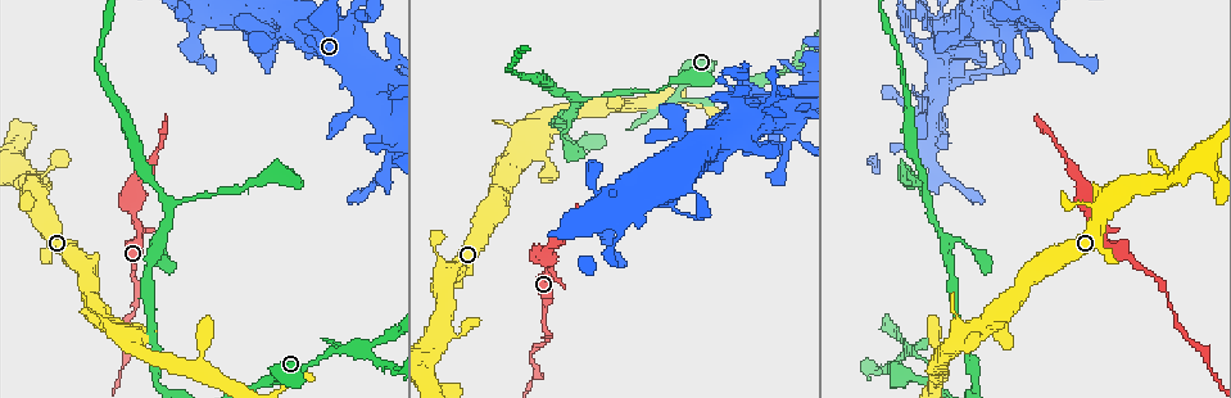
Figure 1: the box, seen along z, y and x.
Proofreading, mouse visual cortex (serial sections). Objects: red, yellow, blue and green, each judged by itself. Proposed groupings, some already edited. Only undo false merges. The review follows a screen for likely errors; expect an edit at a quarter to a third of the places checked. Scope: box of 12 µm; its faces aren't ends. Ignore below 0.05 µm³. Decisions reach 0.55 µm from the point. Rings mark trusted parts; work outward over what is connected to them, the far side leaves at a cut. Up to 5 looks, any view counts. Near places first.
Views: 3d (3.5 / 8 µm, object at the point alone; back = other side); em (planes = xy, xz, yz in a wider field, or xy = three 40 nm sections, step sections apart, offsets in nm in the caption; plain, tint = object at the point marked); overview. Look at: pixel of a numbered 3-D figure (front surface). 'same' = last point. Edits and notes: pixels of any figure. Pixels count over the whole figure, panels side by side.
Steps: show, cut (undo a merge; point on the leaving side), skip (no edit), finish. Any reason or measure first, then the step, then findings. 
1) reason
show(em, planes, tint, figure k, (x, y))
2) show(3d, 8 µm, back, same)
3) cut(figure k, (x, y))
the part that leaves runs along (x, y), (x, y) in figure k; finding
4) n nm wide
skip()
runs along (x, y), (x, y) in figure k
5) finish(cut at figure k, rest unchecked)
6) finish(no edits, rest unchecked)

two arms in line, one across
show(3d, 3.5 µm, figure 1, (269, 380))

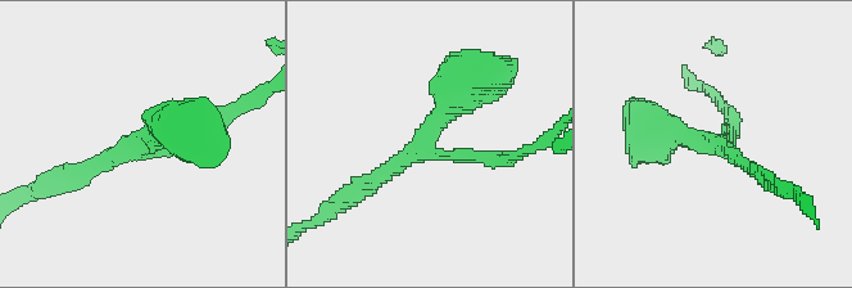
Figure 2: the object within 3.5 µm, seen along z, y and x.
3 arms; arms of 150, 200, 500 nm; need the tissue
show(em, planes, tint, figure 2, (434, 124))

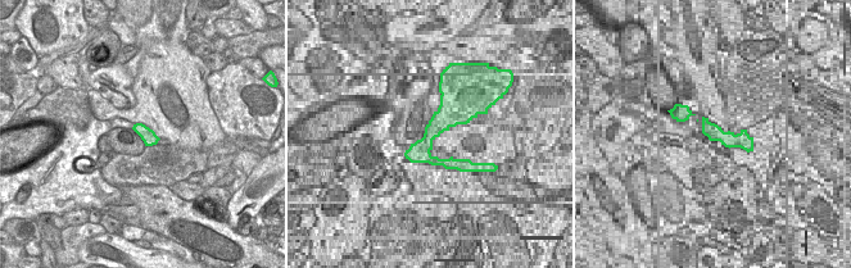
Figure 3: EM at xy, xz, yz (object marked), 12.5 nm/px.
skip()
runs along (637, 111), (712, 145), (732, 134) in figure 2; continuous, no second cell

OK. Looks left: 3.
show(3d, 3.5 µm, figure 1, (362, 349))

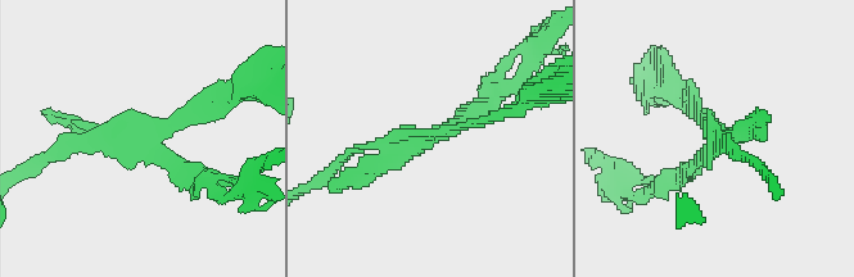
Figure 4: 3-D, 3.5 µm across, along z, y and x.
3 arms; arms of 150, 150, 200 nm; now the EM
show(em, planes, tint, figure 4, (140, 141))

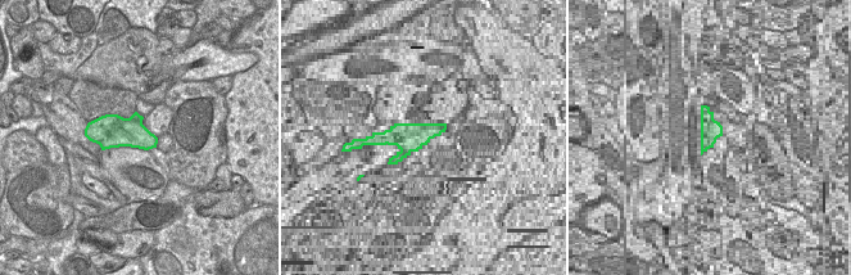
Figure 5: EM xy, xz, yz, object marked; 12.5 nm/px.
show(em, xy, step 1, tint, same)

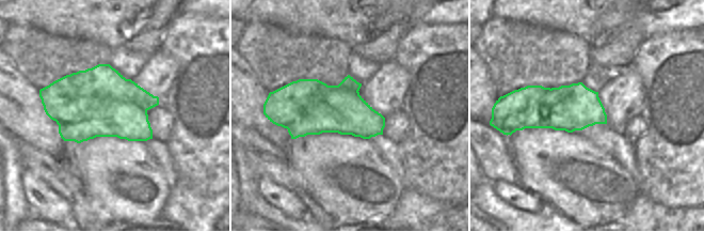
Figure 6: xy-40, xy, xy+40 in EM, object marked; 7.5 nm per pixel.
cut(figure 4, (480, 104))
border along (146, 111), (85, 96), (48, 116) in figure 6; a second cell is stuck on

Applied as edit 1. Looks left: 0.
finish(cut at figure 4, rest unchecked)

